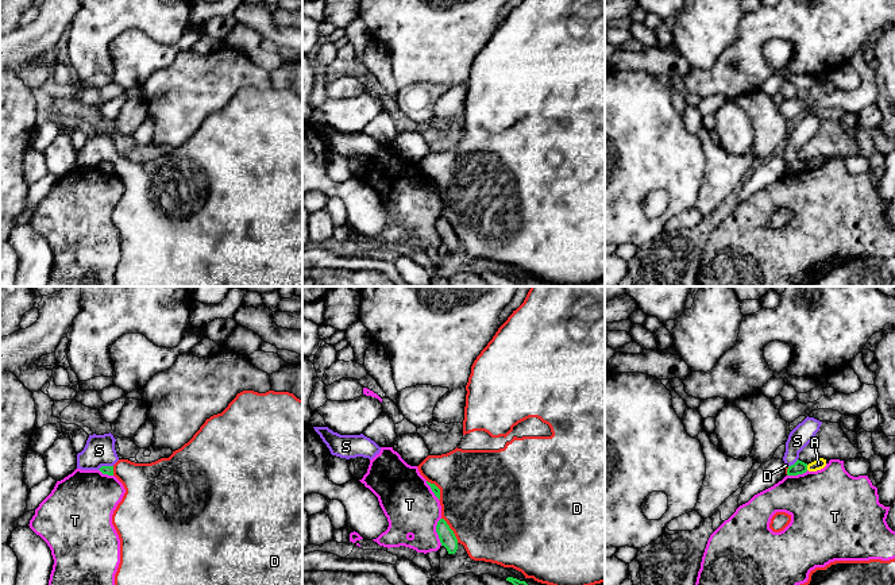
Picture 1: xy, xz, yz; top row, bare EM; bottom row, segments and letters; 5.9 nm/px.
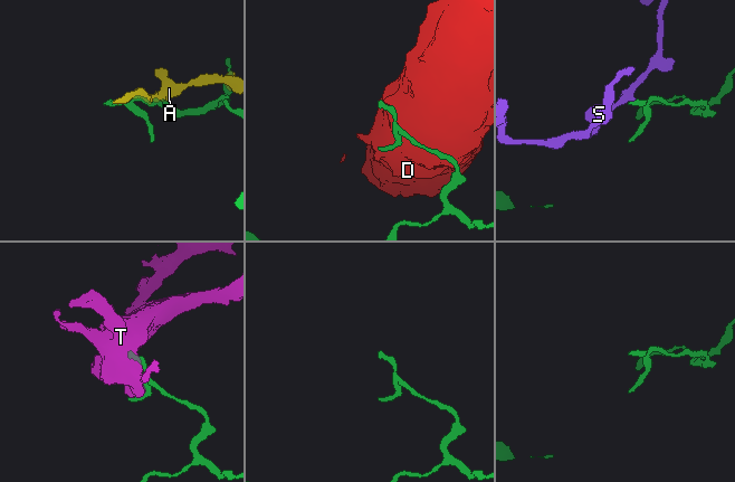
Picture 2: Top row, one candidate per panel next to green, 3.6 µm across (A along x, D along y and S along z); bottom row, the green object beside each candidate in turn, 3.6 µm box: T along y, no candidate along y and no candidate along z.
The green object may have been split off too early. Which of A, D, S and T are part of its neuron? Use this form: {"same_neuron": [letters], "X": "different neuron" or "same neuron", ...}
{"same_neuron": [], "A": "different neuron", "D": "different neuron", "S": "different neuron", "T": "different neuron"}

